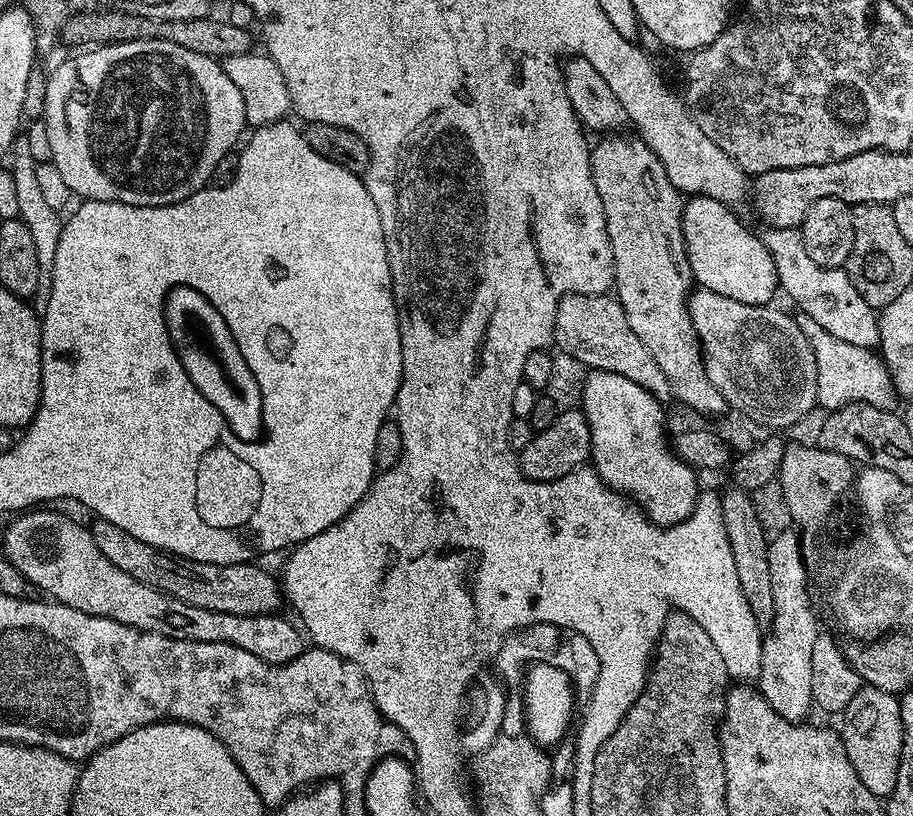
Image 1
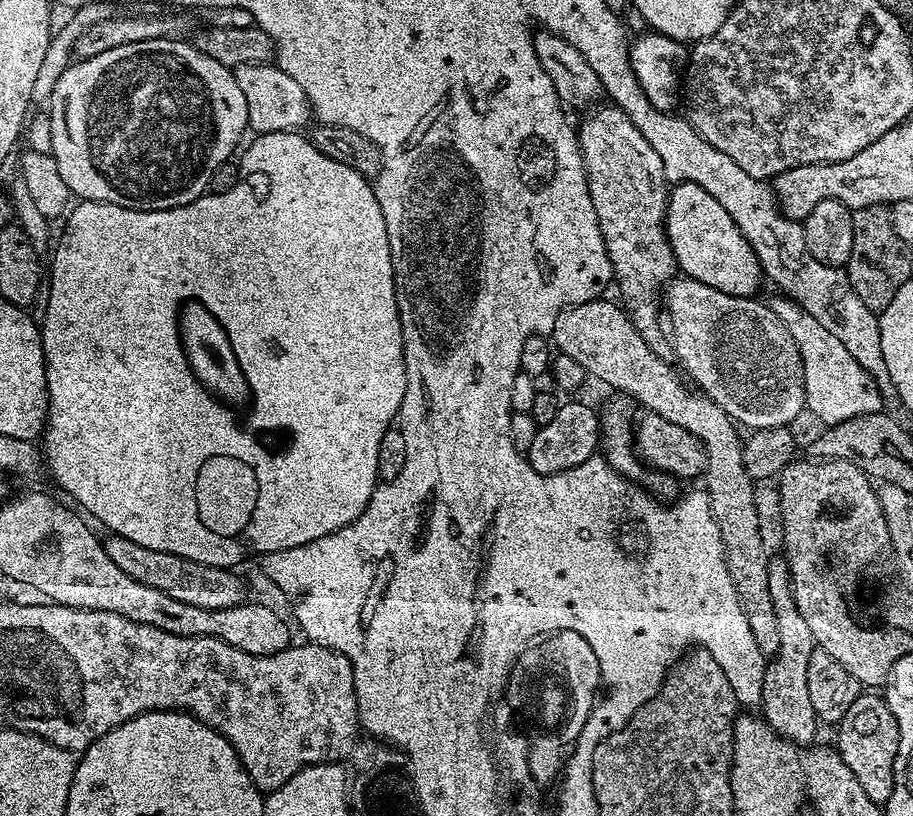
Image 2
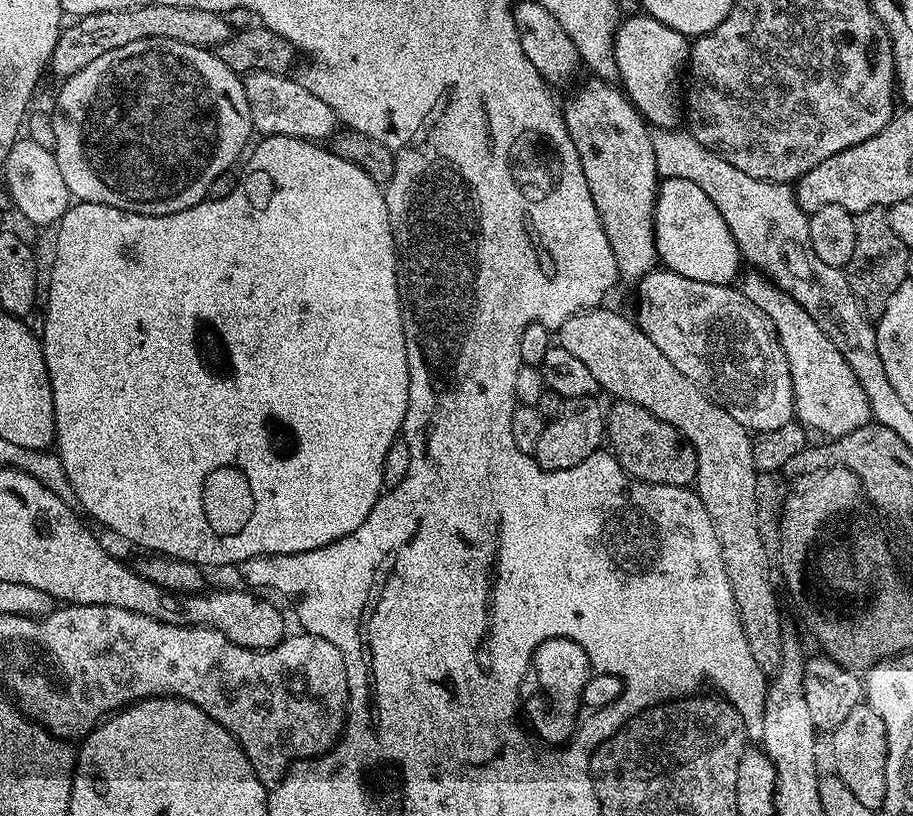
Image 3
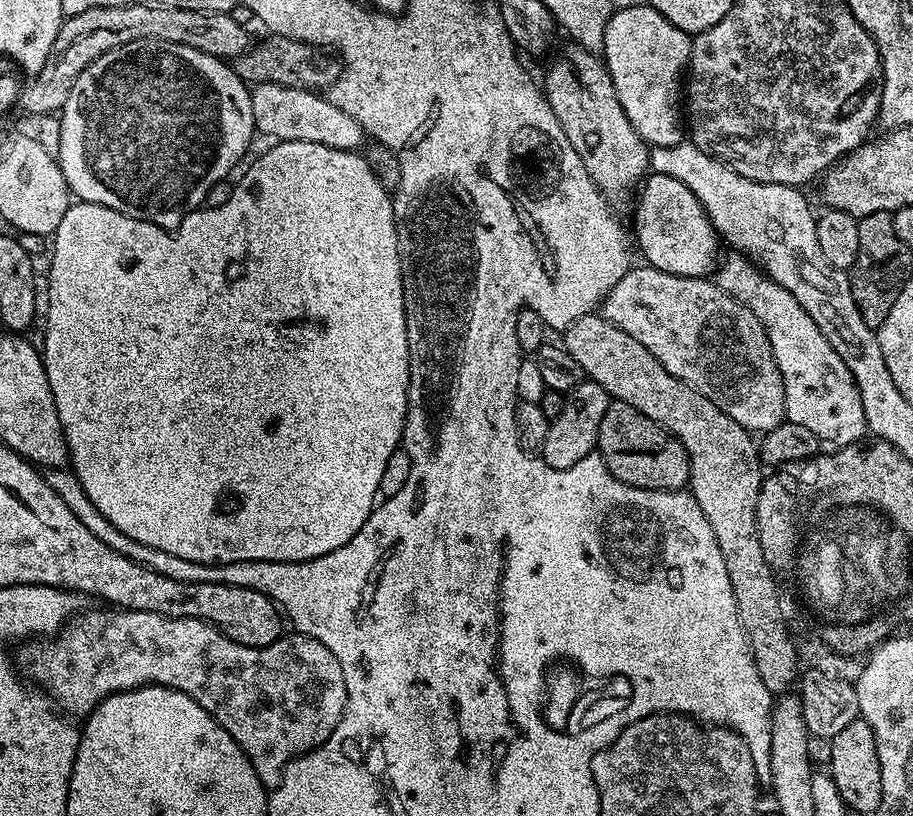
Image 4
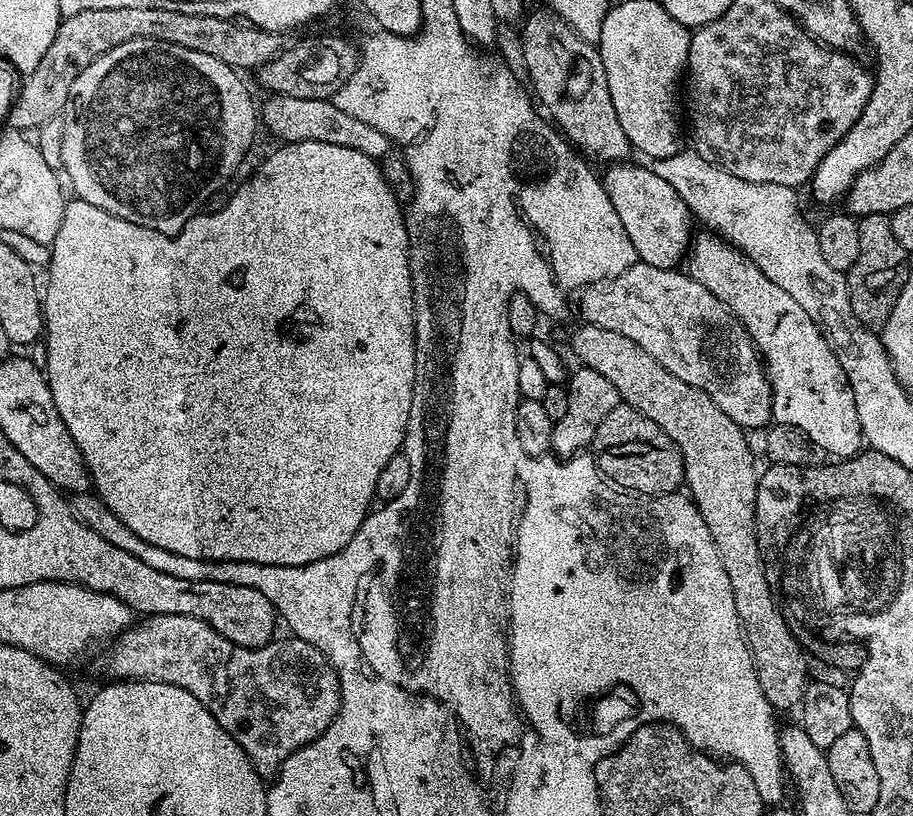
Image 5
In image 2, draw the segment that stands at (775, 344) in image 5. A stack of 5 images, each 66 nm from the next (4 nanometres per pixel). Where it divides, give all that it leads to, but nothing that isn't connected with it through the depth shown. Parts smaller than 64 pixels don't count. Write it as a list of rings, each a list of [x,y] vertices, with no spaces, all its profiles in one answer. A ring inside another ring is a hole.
[[[776,294],[770,300],[770,307],[786,326],[786,330],[790,330],[798,346],[804,375],[804,406],[809,413],[812,411],[821,420],[821,425],[846,422],[862,414],[874,414],[885,407],[876,380],[869,372],[862,370],[862,366],[858,366],[858,361],[851,356],[850,350],[846,350],[846,346],[842,346],[842,342],[838,342],[830,330],[825,330],[813,316],[802,310],[802,306],[783,294]]]

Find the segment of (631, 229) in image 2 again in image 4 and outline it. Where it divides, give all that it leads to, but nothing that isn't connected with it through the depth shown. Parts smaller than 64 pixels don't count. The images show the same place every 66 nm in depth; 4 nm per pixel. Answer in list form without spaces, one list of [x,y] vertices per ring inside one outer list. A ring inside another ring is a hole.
[[[572,42],[569,45],[569,48],[561,50],[560,57],[549,66],[548,73],[545,74],[544,80],[542,79],[544,96],[550,102],[550,110],[554,110],[554,118],[558,118],[558,126],[562,126],[566,138],[570,138],[570,146],[578,150],[578,158],[582,158],[585,177],[591,183],[592,180],[596,183],[595,191],[603,199],[605,196],[608,200],[624,200],[637,191],[638,185],[649,171],[649,145],[645,144],[638,130],[630,126],[630,118],[626,118],[626,110],[622,110],[622,102],[618,102],[614,82],[603,59],[595,52],[587,52],[585,48],[580,47],[579,43]]]

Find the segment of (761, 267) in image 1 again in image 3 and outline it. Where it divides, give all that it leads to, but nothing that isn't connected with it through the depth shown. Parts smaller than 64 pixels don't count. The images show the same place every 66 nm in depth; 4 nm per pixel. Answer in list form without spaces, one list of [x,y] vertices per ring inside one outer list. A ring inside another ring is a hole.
[[[683,174],[668,176],[665,180],[663,177],[659,181],[654,230],[656,255],[667,271],[682,274],[682,278],[694,278],[694,282],[727,285],[741,275],[740,247],[734,242],[734,234],[730,234],[730,226],[726,226],[726,220],[714,202],[710,202],[710,194]]]

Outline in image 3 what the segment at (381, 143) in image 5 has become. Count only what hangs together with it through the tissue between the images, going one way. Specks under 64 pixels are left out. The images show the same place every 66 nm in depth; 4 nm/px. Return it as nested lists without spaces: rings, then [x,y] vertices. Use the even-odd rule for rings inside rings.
[[[250,72],[243,77],[253,129],[261,137],[289,136],[313,142],[327,141],[338,128],[334,110],[330,110],[330,106],[326,106],[318,94],[310,94],[299,79],[291,80],[290,77],[278,72]]]

